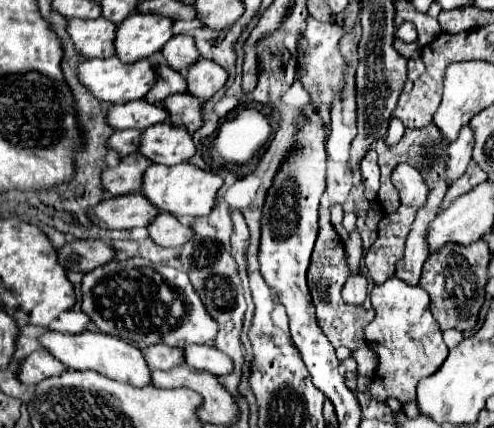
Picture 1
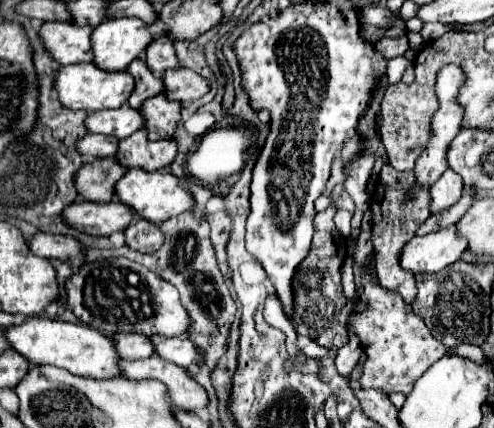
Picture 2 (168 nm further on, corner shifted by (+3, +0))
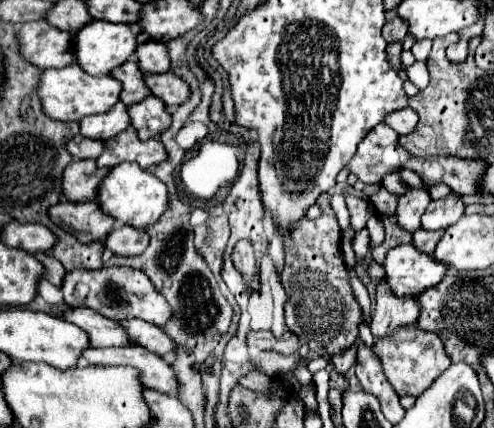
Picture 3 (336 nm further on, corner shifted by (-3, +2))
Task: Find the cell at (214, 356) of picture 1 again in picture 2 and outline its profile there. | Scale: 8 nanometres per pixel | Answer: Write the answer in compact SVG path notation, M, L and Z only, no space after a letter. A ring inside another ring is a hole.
M153 336L151 344L153 344L153 350L157 356L161 356L163 360L169 360L177 366L183 366L183 368L197 364L197 358L201 358L201 350L197 350L197 346L193 346L193 342L189 342L185 336L181 336L181 338Z

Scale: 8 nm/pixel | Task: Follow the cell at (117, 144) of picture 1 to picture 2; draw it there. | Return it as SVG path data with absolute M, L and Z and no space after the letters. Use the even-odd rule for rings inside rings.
M85 134L77 140L75 148L83 158L107 158L117 152L119 138L101 136L101 134Z

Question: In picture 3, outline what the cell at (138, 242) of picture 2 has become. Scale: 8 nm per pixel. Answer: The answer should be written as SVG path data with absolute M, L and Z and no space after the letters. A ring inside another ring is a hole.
M127 224L123 226L115 226L109 236L105 238L107 248L111 248L115 254L121 256L135 256L139 252L143 252L149 244L149 236L145 230L137 230L137 228L127 228Z

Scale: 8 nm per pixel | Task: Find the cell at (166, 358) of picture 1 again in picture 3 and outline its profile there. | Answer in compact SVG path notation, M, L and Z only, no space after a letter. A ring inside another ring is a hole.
M73 308L65 312L63 318L83 328L89 334L93 348L125 348L133 344L129 332L123 326L113 320L107 320L105 316L99 316L89 308Z

